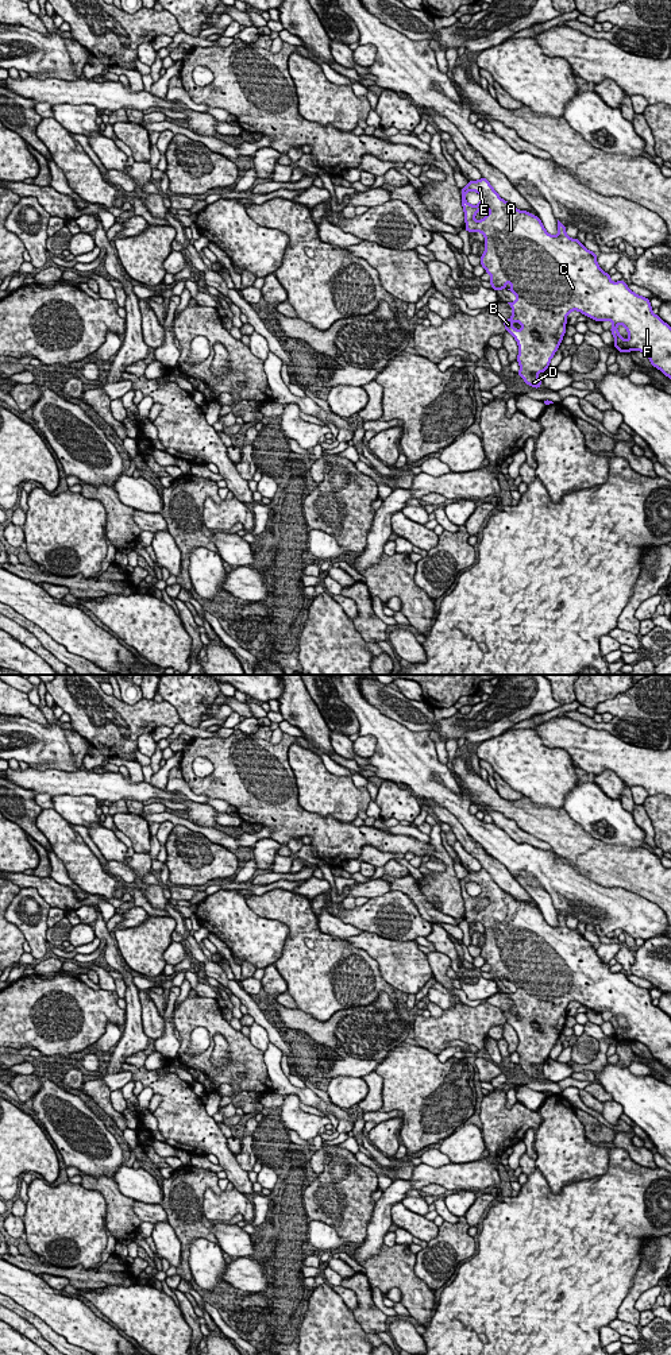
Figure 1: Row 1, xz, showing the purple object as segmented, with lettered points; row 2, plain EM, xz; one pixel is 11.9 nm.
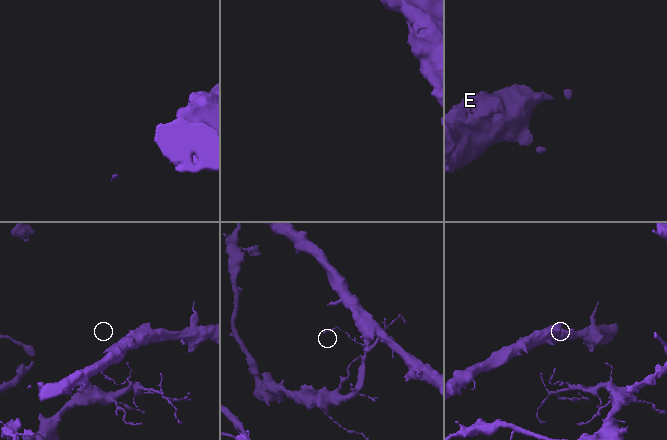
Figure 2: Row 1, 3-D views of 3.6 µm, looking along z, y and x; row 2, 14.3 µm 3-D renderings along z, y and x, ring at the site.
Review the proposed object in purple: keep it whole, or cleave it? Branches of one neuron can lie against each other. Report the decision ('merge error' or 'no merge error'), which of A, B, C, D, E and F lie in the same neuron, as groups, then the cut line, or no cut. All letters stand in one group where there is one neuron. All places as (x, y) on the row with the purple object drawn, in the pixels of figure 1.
no merge error | A B C D E F | no cut

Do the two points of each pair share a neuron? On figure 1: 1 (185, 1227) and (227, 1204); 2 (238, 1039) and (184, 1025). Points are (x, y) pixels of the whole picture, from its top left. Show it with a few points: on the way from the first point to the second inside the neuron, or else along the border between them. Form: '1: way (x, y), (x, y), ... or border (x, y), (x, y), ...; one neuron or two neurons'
1: border (207, 1188), (203, 1196), (203, 1213), (209, 1222); two neurons
2: way (224, 1029), (212, 1020), (197, 1020); one neuron

